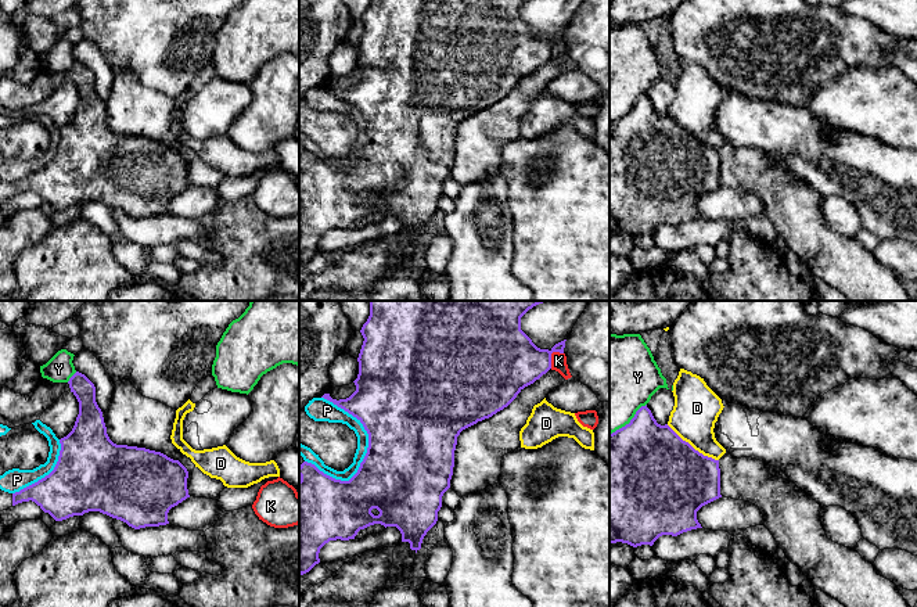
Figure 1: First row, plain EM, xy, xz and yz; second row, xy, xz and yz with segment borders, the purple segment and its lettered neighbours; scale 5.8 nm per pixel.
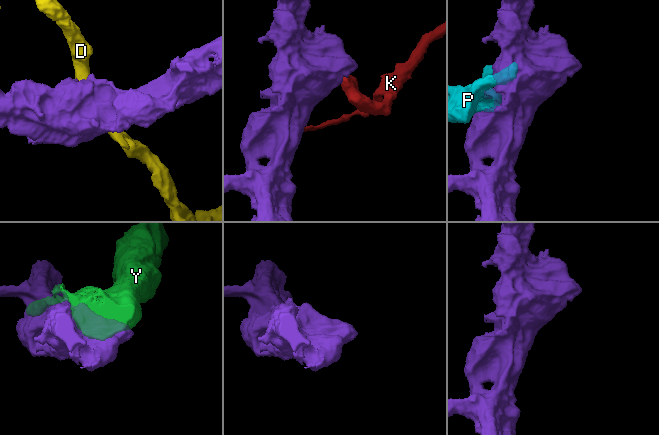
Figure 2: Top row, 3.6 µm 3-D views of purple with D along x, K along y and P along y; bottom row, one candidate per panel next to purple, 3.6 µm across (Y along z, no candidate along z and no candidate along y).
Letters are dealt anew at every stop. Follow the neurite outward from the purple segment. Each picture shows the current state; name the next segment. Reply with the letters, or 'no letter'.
no letter

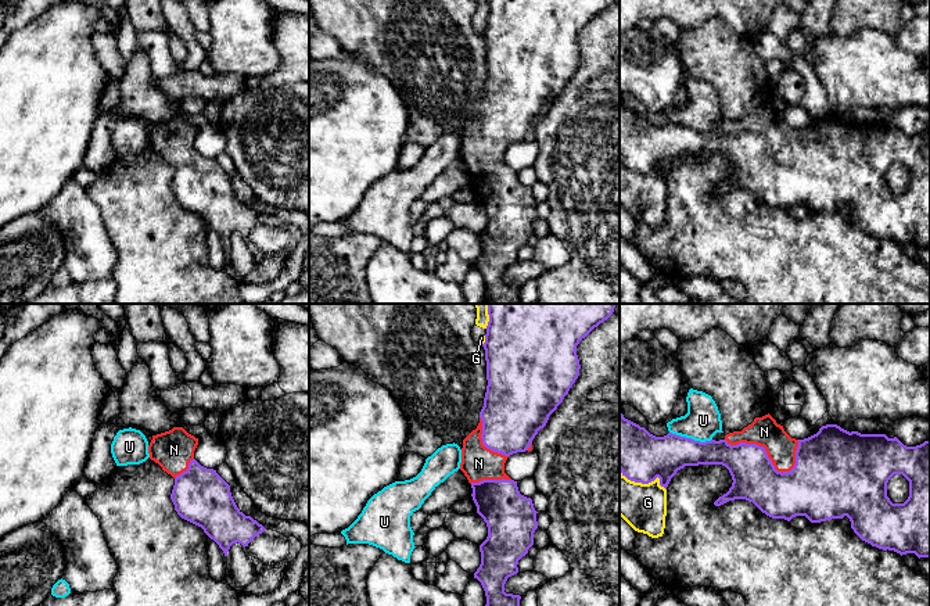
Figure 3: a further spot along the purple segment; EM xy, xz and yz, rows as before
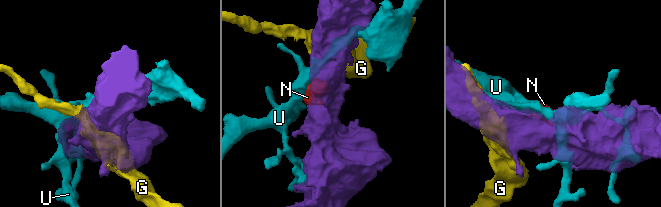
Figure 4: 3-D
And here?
N

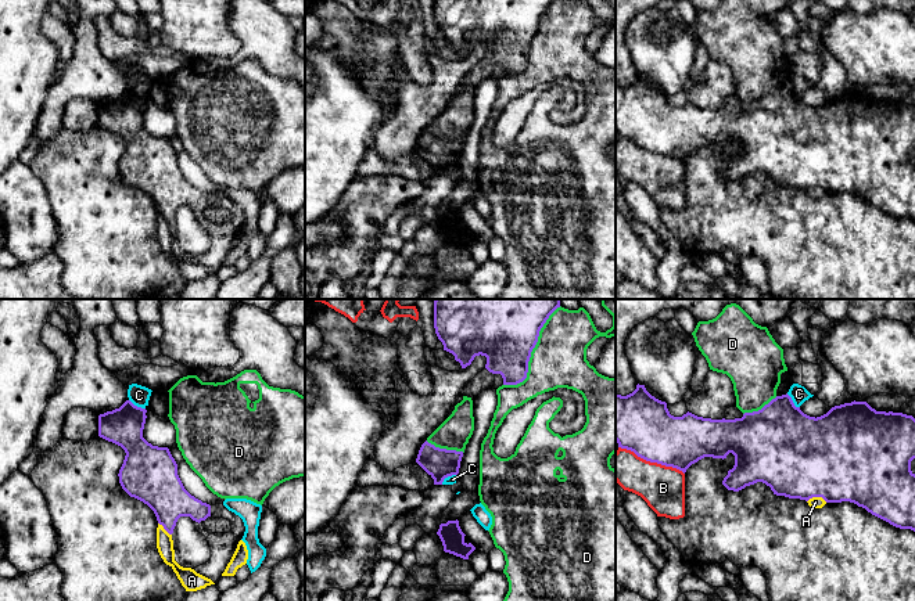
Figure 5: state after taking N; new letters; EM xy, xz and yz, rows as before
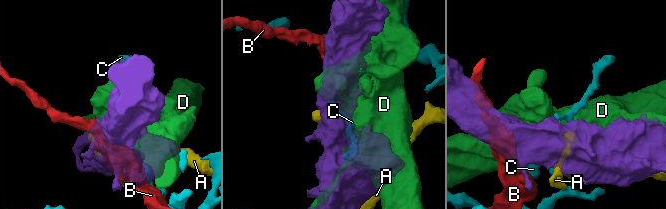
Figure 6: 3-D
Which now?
no letter

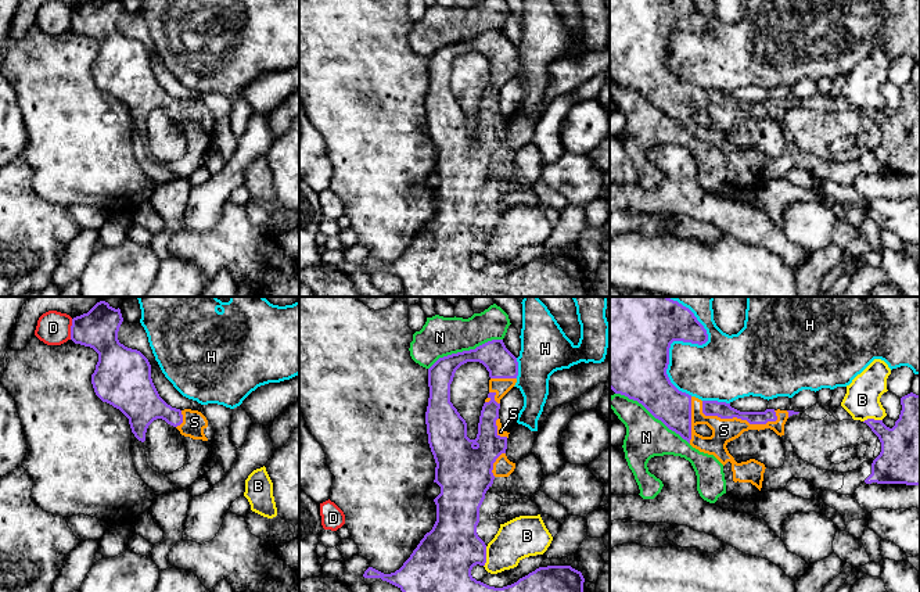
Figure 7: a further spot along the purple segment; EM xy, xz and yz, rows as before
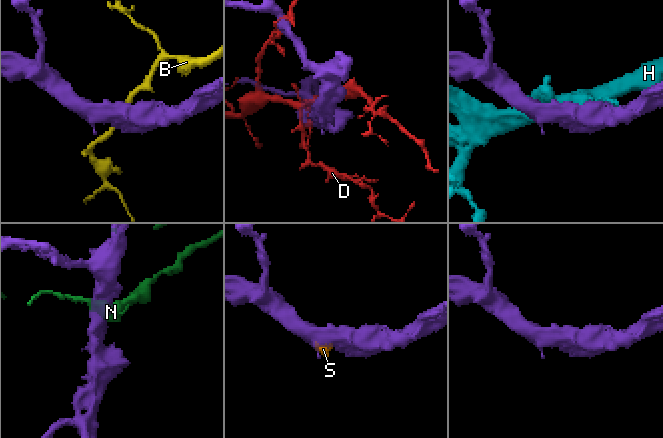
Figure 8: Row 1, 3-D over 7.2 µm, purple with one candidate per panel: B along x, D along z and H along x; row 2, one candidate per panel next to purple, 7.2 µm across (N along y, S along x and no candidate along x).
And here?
S

